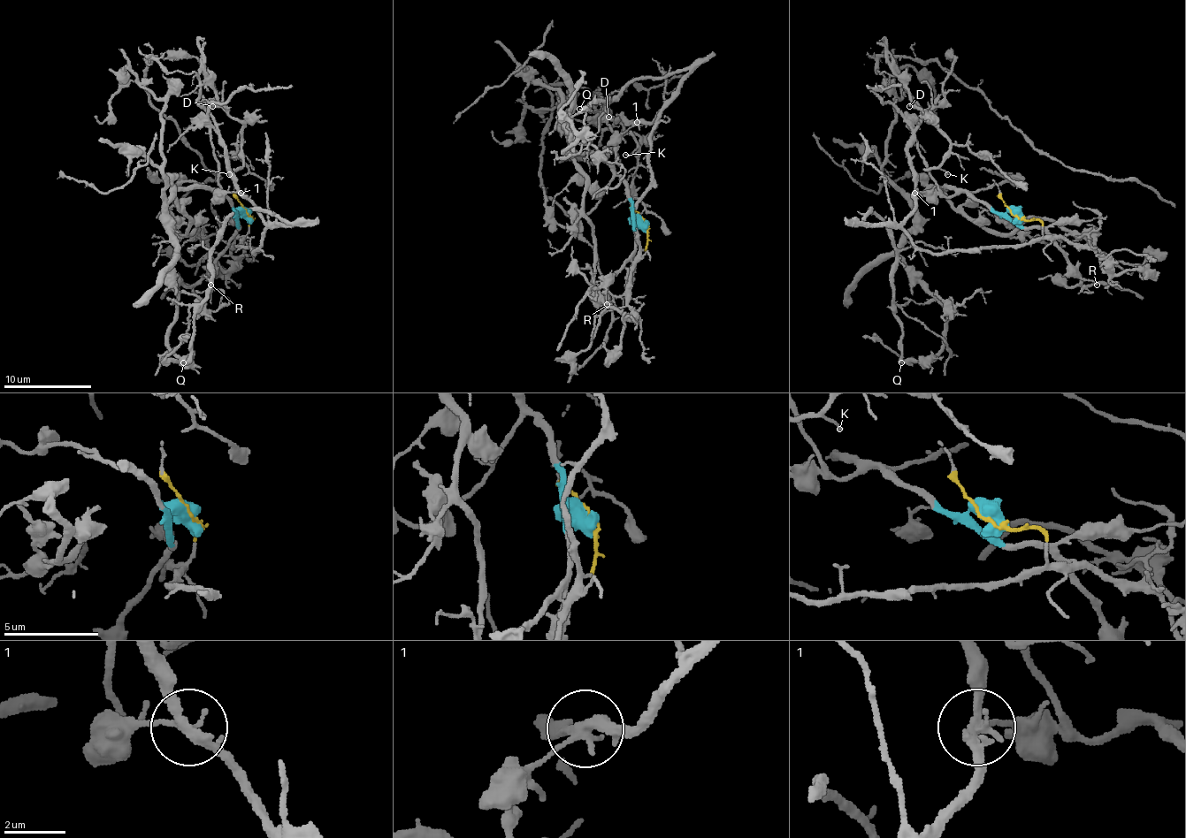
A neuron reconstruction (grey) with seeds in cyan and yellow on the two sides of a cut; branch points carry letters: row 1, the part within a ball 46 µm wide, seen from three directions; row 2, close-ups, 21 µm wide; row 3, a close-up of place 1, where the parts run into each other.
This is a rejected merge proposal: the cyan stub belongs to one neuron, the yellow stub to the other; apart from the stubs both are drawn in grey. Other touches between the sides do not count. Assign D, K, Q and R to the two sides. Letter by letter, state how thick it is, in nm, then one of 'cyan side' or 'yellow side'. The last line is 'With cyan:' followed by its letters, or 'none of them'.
D: calibre 130 nm; yellow side
K: calibre 130 nm; yellow side
Q: calibre 360 nm; yellow side
R: calibre 190 nm; cyan side
With cyan: R

